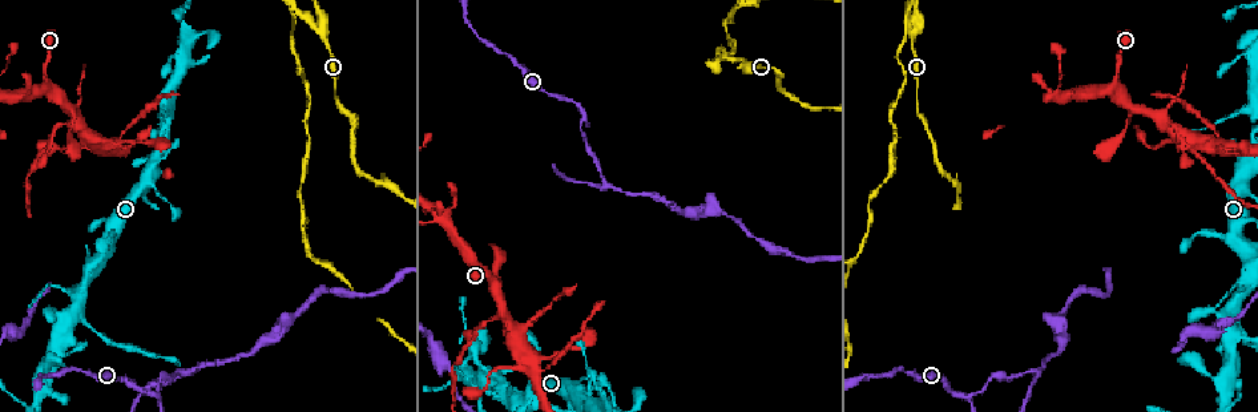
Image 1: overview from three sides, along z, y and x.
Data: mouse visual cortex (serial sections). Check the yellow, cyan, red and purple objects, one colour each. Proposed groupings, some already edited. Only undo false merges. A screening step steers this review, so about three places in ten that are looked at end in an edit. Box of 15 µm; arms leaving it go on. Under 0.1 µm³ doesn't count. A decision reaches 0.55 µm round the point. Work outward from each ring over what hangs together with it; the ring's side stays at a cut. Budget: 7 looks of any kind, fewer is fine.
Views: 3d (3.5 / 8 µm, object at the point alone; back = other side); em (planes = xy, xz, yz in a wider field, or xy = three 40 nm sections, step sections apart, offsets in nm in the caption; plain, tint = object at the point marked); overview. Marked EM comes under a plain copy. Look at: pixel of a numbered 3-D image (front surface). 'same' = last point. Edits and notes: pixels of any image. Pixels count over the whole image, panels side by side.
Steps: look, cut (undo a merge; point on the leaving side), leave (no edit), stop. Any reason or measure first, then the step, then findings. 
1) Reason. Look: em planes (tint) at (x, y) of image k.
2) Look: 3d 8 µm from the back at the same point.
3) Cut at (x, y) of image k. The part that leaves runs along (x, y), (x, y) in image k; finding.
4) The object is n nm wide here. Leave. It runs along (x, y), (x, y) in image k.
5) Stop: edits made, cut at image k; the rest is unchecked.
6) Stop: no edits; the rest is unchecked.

Look: 3d 3.5 µm from the back at (1232, 234) of image 1.

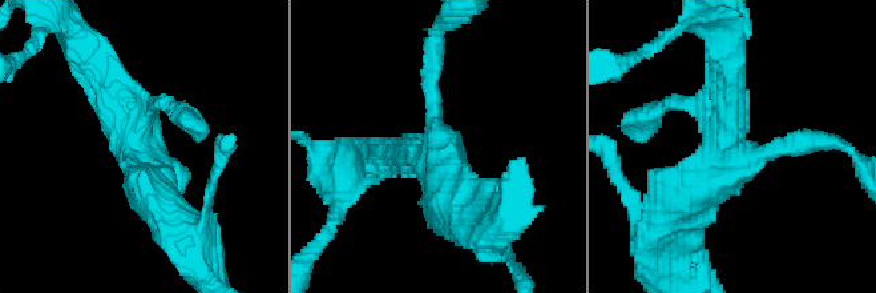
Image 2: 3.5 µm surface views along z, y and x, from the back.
Need the tissue. Look: em xy step 1 (tint) at (727, 156) of image 2.

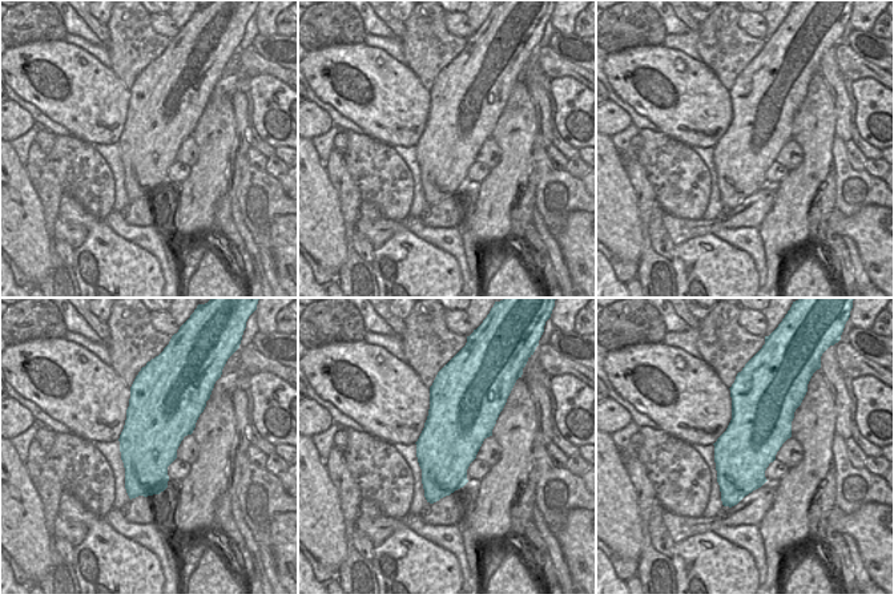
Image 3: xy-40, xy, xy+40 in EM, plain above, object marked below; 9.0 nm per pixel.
Leave. Continuous, no second cell.

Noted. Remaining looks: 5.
Thick turns thin. Look: 3d 8 µm at (513, 389) of image 1.

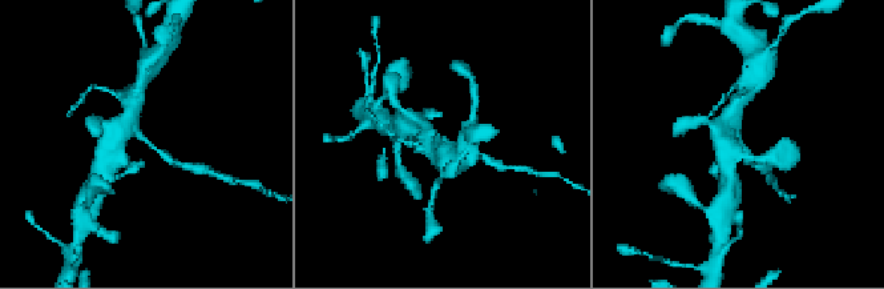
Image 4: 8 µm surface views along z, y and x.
Closer look. Look: 3d 3.5 µm from the back at (145, 139) of image 4.

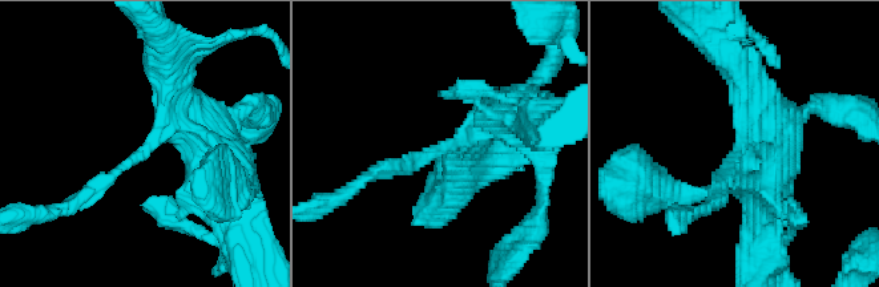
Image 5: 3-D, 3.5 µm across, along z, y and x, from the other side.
Shape alone is not enough. Look: em planes (tint) at (738, 148) of image 5.

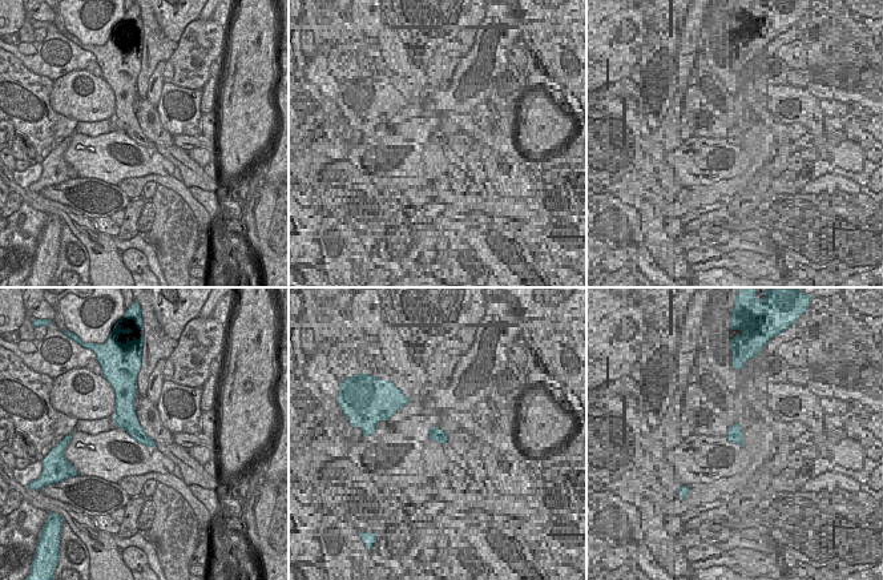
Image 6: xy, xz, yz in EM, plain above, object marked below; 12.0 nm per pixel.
The arms are 200, 350 nm wide. Cut at (109, 181) of image 5. A second cell is stuck on.

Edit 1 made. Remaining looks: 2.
Stop: edits made, cut at image 5; the rest is unchecked.

